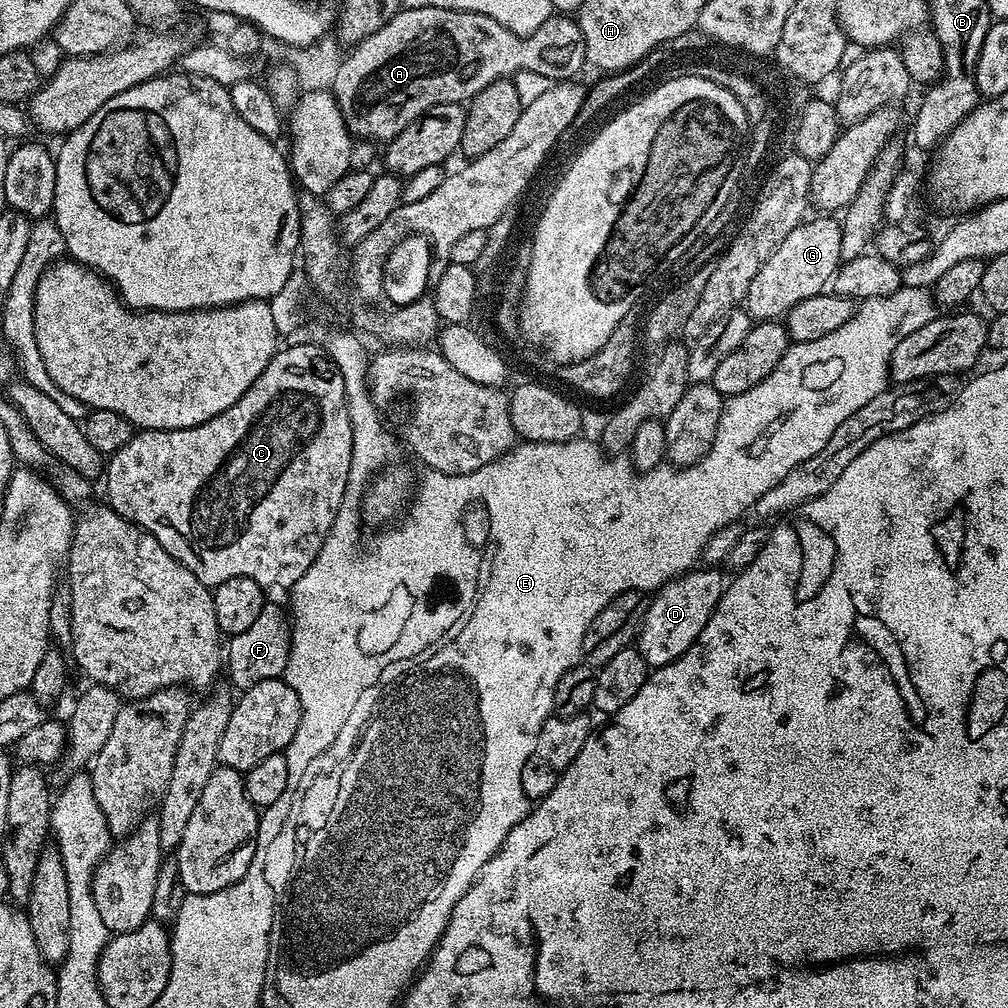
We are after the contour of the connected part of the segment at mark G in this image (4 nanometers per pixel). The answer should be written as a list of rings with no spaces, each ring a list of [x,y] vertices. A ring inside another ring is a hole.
[[[834,216],[820,217],[824,218],[809,219],[795,227],[755,274],[742,303],[753,321],[779,319],[794,305],[823,293],[831,283],[842,263],[842,224]]]

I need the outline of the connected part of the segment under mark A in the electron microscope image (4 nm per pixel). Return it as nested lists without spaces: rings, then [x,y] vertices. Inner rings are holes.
[[[401,7],[400,11],[394,14],[394,18],[390,18],[390,22],[386,22],[378,30],[374,30],[374,34],[367,36],[365,40],[361,40],[359,44],[351,49],[352,52],[343,57],[338,66],[338,74],[335,75],[330,91],[335,96],[338,106],[342,110],[342,118],[346,122],[348,131],[353,137],[362,140],[372,140],[375,142],[387,142],[392,140],[398,134],[402,134],[402,130],[406,130],[406,126],[410,126],[422,114],[426,114],[434,106],[439,104],[464,104],[478,95],[482,90],[486,90],[486,86],[490,86],[490,82],[495,80],[503,80],[505,78],[515,77],[517,72],[533,72],[534,74],[542,74],[542,78],[550,78],[553,82],[568,82],[579,74],[583,68],[586,68],[588,55],[586,54],[586,42],[582,38],[582,30],[579,23],[571,15],[553,14],[548,17],[546,22],[542,22],[542,26],[538,26],[538,30],[534,30],[528,36],[515,36],[506,26],[502,26],[502,22],[494,22],[494,18],[490,18],[486,14],[478,14],[477,12],[459,12],[457,8],[405,8]]]

